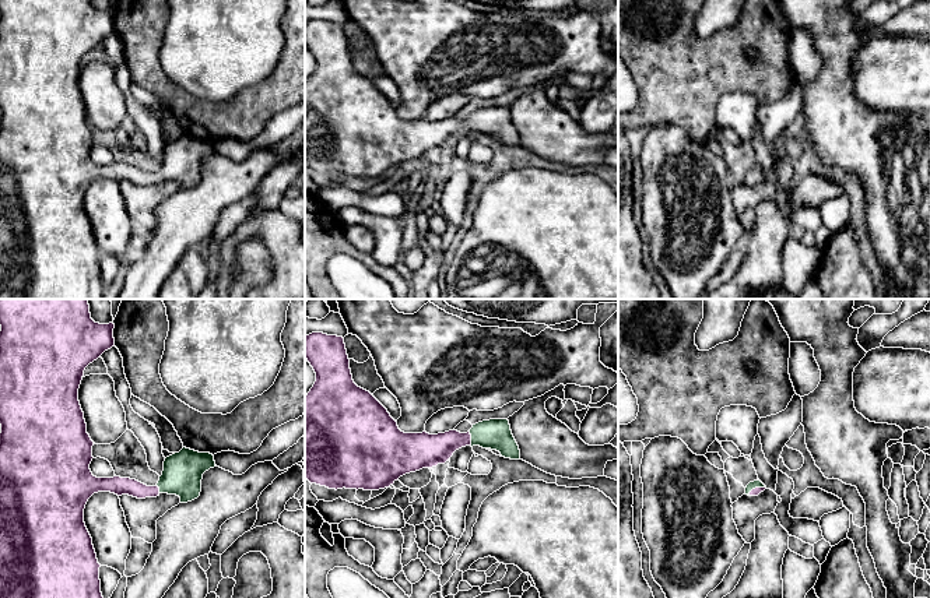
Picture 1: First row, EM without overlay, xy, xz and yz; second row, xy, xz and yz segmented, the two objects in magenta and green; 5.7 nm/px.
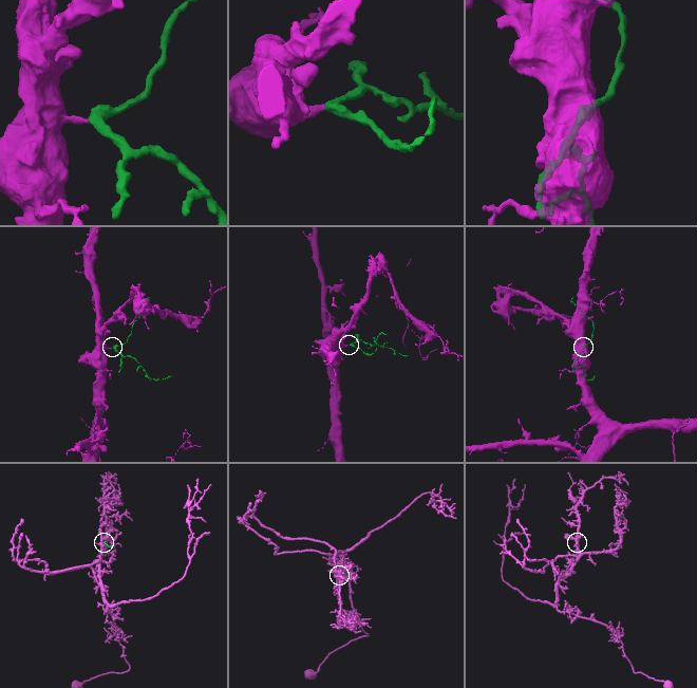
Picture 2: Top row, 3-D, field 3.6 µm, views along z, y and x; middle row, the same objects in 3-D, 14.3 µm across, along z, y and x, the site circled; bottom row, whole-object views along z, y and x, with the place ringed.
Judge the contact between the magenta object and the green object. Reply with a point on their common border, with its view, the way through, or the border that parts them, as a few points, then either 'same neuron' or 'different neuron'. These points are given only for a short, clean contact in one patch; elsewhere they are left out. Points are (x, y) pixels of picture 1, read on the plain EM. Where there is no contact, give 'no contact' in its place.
xz (470, 125) | across xz (430, 137), (452, 127), (470, 125), (481, 120), (495, 120) | same neuron

